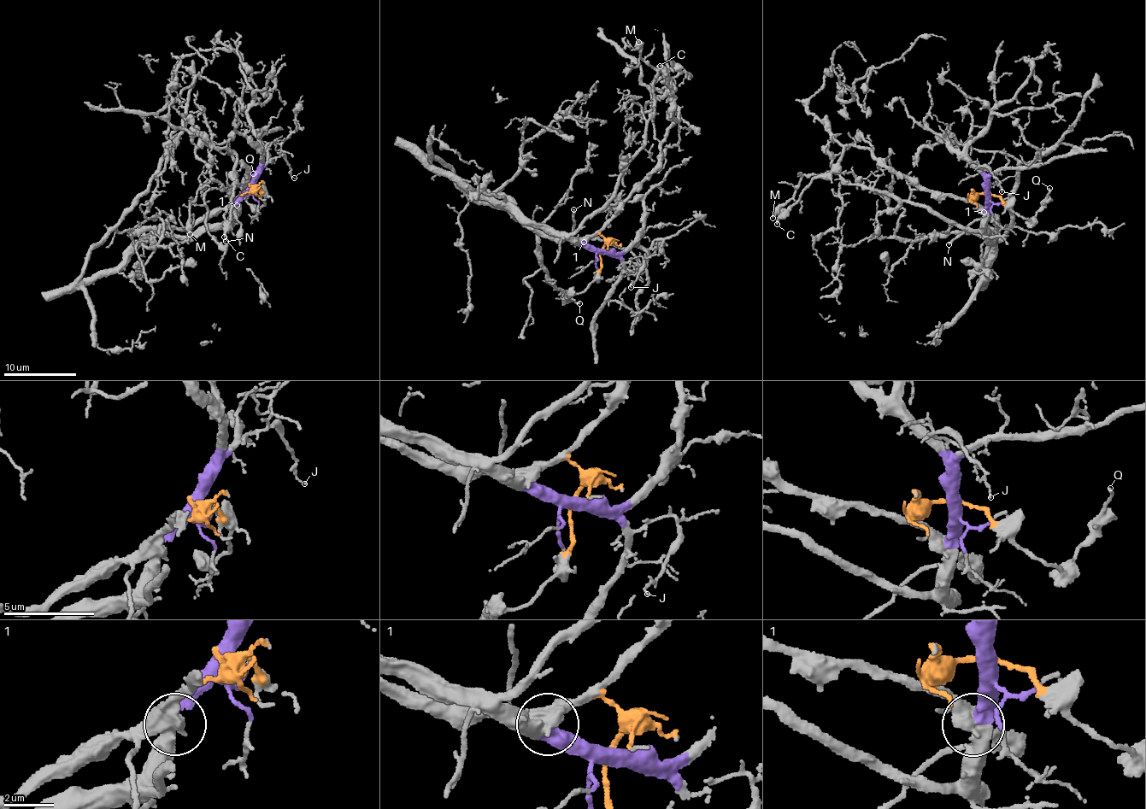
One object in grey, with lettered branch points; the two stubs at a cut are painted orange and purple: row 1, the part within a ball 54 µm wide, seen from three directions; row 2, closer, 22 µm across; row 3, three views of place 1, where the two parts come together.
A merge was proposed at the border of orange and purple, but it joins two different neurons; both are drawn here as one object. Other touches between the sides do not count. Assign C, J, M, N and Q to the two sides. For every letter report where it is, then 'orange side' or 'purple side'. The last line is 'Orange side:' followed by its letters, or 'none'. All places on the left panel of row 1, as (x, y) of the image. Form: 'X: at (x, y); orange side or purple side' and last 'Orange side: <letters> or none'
C: at (224, 237); orange side
J: at (294, 178); purple side
M: at (190, 234); purple side
N: at (226, 241); orange side
Q: at (253, 173); orange side
Orange side: C, N, Q

